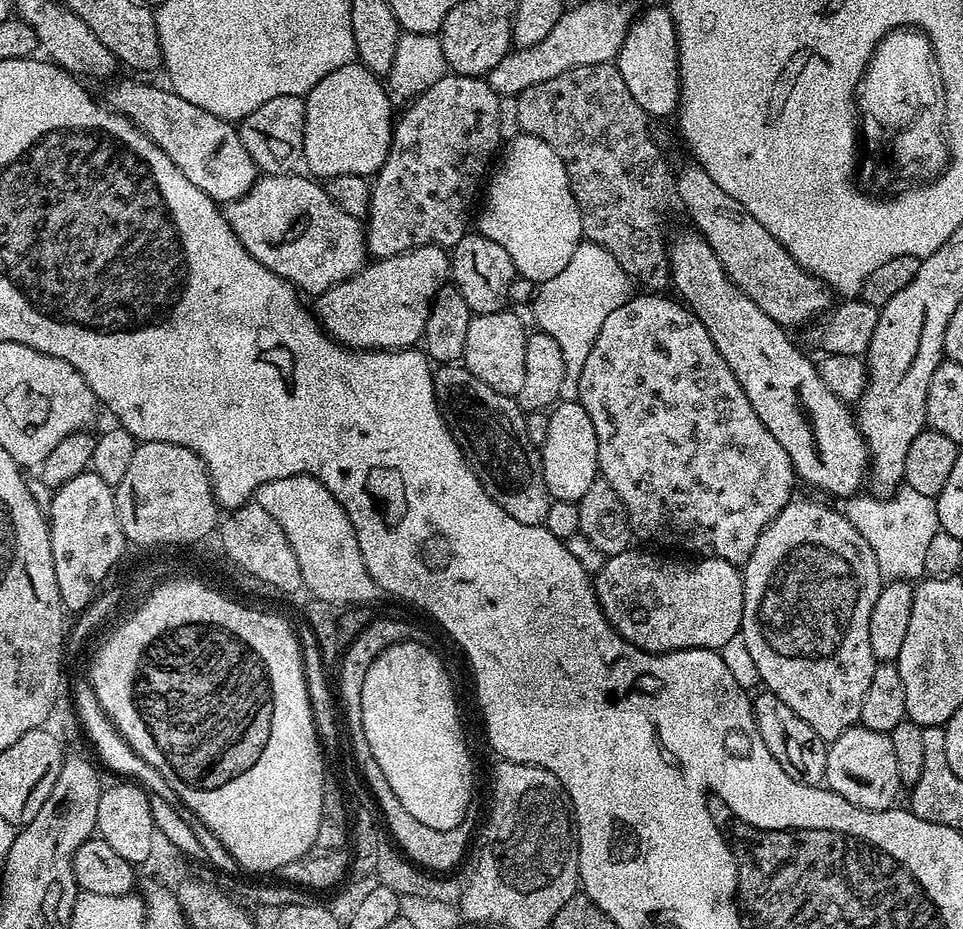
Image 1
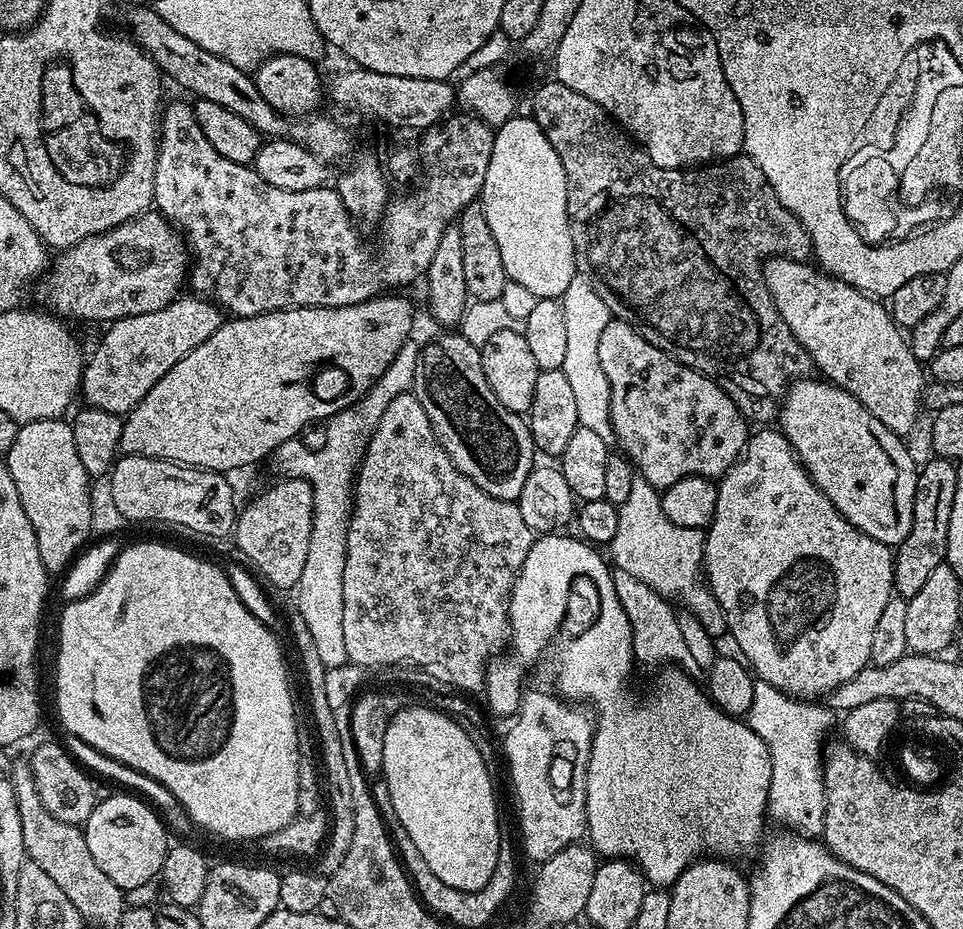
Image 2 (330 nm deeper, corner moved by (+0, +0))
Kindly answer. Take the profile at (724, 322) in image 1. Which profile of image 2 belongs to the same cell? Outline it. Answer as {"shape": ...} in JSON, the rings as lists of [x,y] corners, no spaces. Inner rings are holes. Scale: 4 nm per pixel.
{"shape":[[[797,378],[789,383],[784,394],[784,403],[780,406],[778,417],[779,431],[790,442],[796,459],[803,464],[808,477],[816,483],[818,490],[830,498],[832,505],[862,534],[874,538],[889,546],[898,546],[910,534],[910,526],[914,518],[914,490],[916,489],[916,473],[918,464],[912,461],[903,439],[894,433],[858,398],[854,398],[846,390],[842,390],[823,378]]]}

